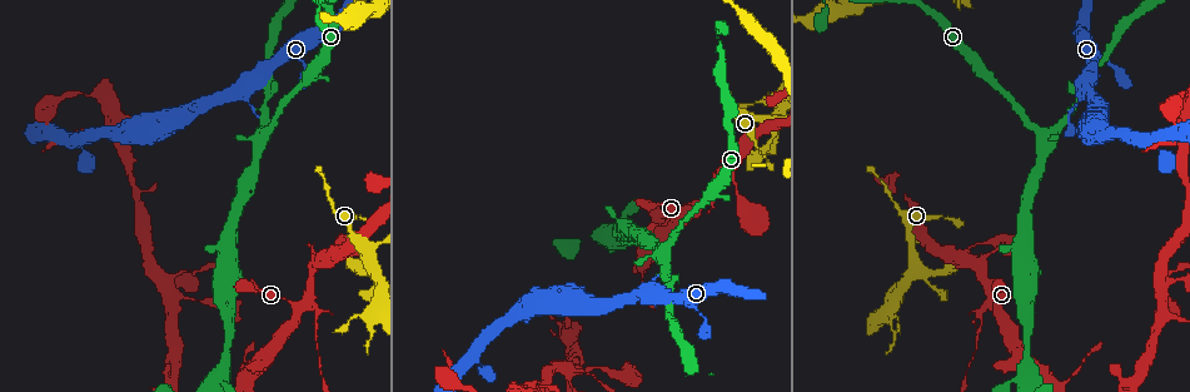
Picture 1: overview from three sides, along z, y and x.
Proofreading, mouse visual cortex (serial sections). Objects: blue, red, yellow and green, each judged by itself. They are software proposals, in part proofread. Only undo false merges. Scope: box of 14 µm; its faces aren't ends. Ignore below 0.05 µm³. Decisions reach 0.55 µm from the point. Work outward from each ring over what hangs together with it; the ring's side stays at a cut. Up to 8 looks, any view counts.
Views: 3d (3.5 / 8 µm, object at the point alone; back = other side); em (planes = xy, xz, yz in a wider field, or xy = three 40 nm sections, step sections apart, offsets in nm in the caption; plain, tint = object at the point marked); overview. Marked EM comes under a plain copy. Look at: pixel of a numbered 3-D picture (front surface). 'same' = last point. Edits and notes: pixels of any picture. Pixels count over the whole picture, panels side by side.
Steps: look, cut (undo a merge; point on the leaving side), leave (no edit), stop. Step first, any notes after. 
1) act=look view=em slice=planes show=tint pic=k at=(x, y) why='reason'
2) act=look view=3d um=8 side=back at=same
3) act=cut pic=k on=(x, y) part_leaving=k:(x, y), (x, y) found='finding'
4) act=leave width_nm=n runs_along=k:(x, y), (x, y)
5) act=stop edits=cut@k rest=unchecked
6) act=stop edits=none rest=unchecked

act=look view=3d um=3.5 pic=1 at=(697, 200) why='sharp bend'

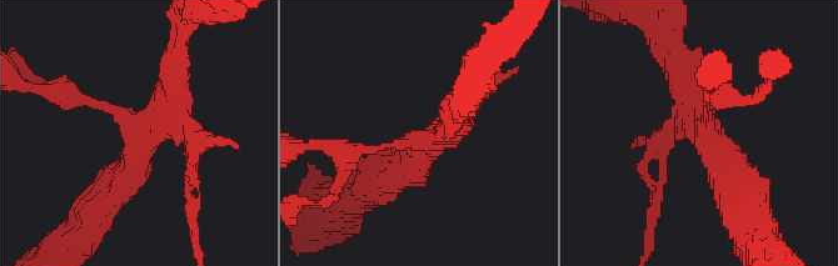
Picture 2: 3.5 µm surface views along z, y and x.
act=look view=em slice=planes show=tint pic=2 at=(142, 128) arms=4 arm_widths_nm=150,250,350,400

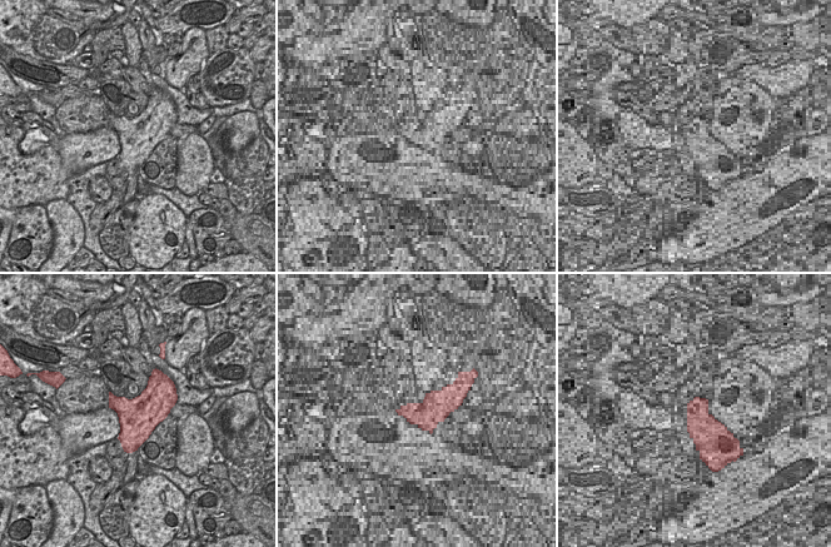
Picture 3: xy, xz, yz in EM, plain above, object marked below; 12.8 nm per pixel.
act=leave runs_along=2:(348, 154), (437, 140), (452, 111) found='all the same cell'

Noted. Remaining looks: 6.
act=look view=3d um=3.5 pic=1 at=(915, 270) why='sudden change in width'

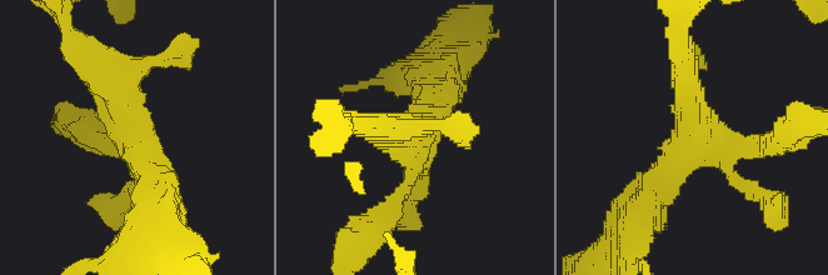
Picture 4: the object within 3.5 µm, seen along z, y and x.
act=look view=em slice=planes show=tint pic=4 at=(413, 137) why='shape alone is not enough'

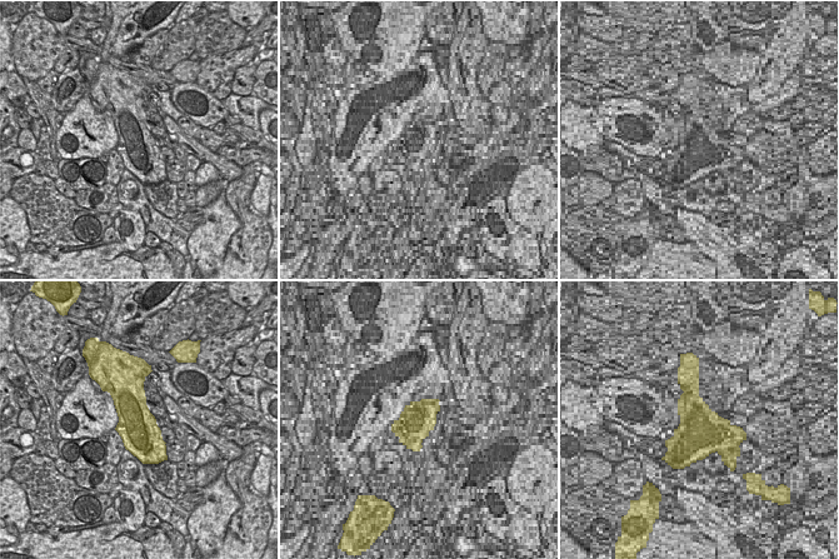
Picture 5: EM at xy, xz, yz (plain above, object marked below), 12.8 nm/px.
act=look view=em slice=xy step=2 show=tint at=same why='another direction'

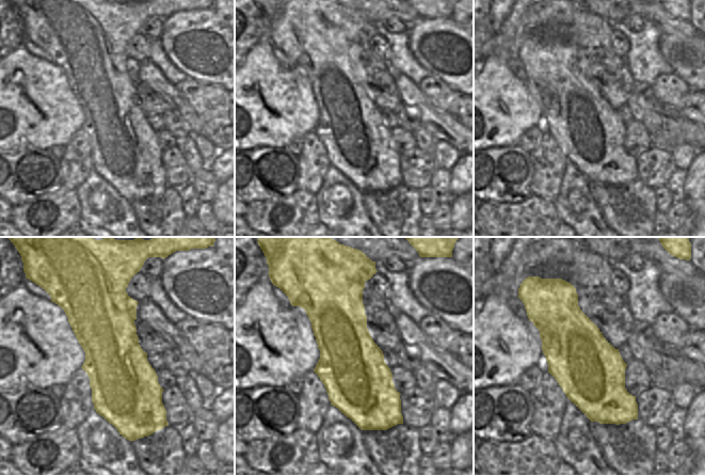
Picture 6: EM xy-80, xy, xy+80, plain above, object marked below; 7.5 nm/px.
act=leave runs_along=4:(98, 65), (159, 184), (155, 199) found='one cell here'

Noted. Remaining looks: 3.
act=look view=3d um=3.5 pic=1 at=(965, 256) why='three arms meet'

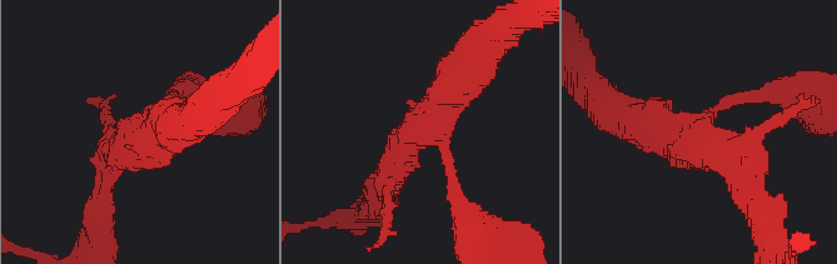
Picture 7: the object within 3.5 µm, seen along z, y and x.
act=look view=em slice=planes show=tint pic=7 at=(695, 139) why='shape alone is not enough'

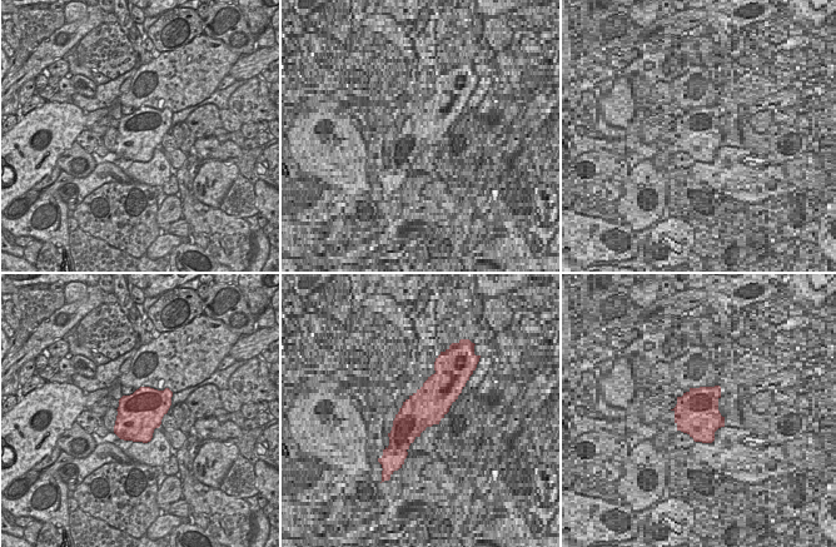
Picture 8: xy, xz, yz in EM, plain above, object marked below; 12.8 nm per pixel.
act=leave runs_along=7:(384, 180), (468, 65) found='all the same cell'

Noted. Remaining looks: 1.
act=stop edits=none rest=unchecked

